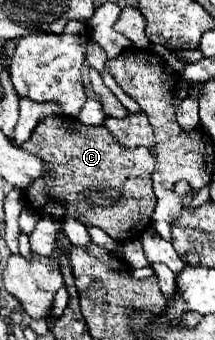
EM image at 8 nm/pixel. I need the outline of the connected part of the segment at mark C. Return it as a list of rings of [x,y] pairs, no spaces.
[[[66,115],[46,117],[46,121],[38,123],[22,149],[30,155],[38,155],[46,165],[46,175],[34,179],[32,187],[24,189],[24,197],[40,217],[50,217],[60,223],[56,249],[50,255],[56,261],[72,251],[70,239],[62,231],[66,219],[82,221],[86,227],[100,227],[116,241],[138,239],[150,227],[156,207],[152,191],[154,155],[150,149],[124,149],[104,125],[90,127]]]

